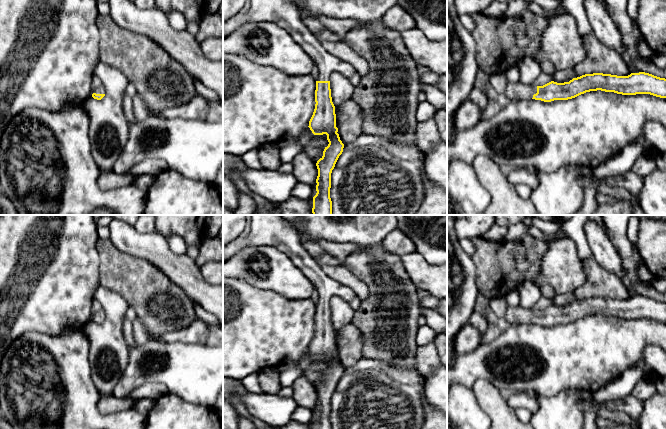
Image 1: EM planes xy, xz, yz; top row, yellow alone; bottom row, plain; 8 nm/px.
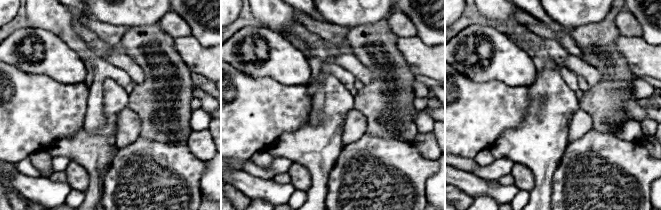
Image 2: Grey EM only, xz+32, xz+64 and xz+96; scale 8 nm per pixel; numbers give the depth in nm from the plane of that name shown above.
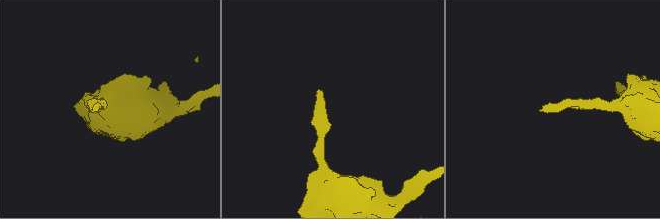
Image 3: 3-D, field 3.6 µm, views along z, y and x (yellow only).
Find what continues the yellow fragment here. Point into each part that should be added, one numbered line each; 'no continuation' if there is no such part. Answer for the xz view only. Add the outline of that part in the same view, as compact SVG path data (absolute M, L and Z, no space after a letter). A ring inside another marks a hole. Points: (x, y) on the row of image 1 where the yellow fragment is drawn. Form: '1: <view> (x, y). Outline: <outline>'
1: xz (284, 13). Outline: M250 0L250 10L246 23L269 21L284 28L304 49L319 68L316 81L329 81L332 72L340 72L351 78L354 67L329 53L306 27L300 16L299 8L288 0Z

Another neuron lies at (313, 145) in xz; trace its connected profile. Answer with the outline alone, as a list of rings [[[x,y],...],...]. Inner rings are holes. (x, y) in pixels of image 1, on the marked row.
[[[307,127],[299,136],[285,137],[275,145],[279,148],[289,145],[299,145],[301,152],[306,153],[316,164],[322,158],[324,149],[328,146],[327,135],[314,135]]]

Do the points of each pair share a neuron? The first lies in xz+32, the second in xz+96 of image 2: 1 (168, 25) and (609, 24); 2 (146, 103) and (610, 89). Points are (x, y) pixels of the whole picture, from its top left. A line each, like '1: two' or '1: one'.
1: two
2: one

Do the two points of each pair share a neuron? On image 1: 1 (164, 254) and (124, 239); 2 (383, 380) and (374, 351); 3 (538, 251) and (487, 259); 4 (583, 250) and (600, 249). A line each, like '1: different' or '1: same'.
1: same
2: different
3: same
4: different

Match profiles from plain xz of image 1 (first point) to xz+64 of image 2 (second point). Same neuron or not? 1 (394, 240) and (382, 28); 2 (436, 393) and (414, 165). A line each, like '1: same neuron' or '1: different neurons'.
1: different neurons
2: different neurons

